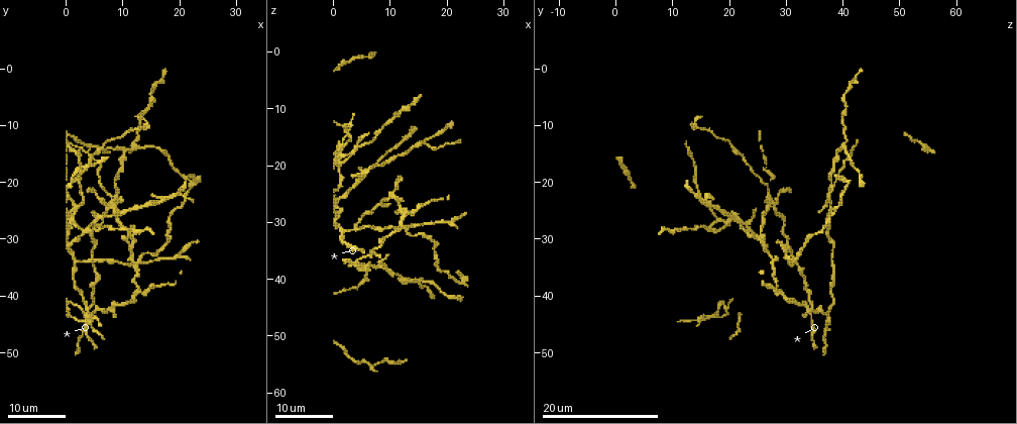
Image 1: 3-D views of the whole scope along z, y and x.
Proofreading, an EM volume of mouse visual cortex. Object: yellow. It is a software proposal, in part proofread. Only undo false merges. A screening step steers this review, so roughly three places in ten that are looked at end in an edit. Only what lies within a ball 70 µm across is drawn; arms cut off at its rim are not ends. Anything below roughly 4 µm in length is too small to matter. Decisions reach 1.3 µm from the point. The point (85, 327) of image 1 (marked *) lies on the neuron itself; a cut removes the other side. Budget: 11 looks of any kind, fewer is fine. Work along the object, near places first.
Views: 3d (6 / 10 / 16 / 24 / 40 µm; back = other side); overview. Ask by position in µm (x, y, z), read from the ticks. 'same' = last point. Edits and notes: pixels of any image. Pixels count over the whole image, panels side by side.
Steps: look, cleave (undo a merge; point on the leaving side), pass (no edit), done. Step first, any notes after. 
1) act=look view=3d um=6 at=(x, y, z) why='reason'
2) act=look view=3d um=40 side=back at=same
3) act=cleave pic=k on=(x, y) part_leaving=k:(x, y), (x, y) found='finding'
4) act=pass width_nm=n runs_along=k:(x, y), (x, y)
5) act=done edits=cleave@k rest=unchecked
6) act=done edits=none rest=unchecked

act=look view=3d um=16 at=(0.0, 42.0, 19.0)

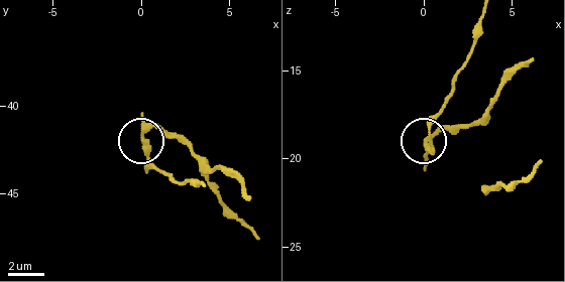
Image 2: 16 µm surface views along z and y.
act=look view=3d um=10 at=(0.3, 42.0, 19.4)

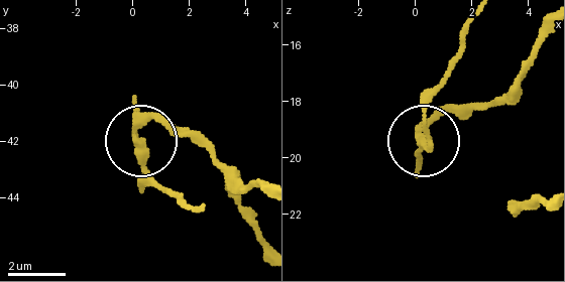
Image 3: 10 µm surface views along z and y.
act=pass width_nm=260 found='continuous, no second neuron'

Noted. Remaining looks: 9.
act=look view=3d um=24 at=(1.5, 33.5, 31.5) why='a fork'

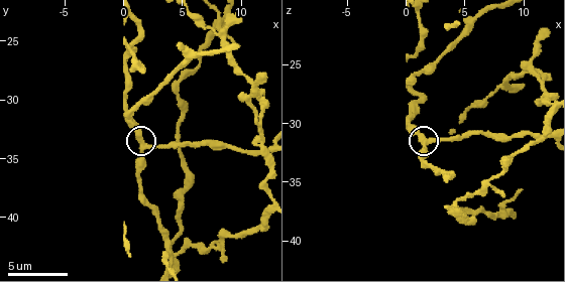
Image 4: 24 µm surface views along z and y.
act=look view=3d um=6 at=(1.8, 33.8, 31.4)

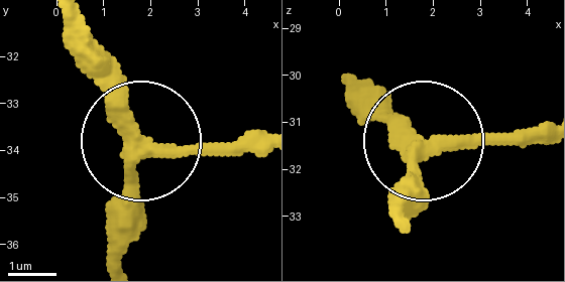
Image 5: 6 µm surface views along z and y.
act=pass runs_along=5:(122, 261), (122, 176), (134, 152), (263, 152) found='all the same neuron'

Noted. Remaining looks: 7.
act=look view=3d um=24 at=(16.0, 23.5, 16.0) why='two arms in line, one across'

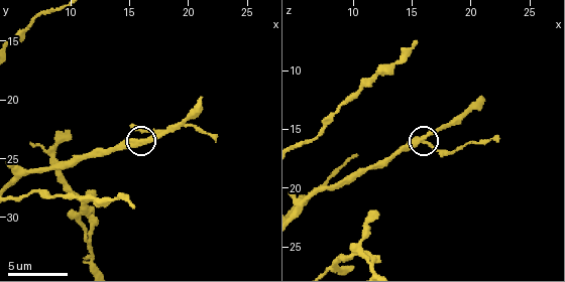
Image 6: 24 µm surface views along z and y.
act=look view=3d um=6 at=(15.8, 23.6, 15.8)

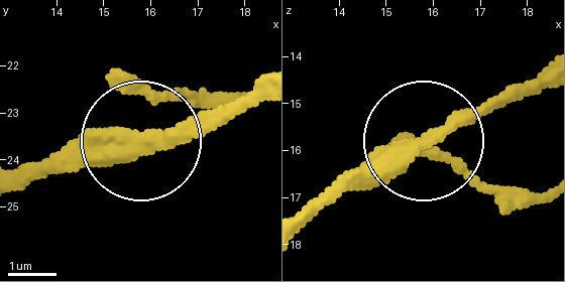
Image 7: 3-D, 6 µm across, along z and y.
act=pass found='all the same neuron'

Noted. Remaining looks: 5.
act=look view=3d um=24 at=(1.0, 27.5, 19.5) why='branch point'

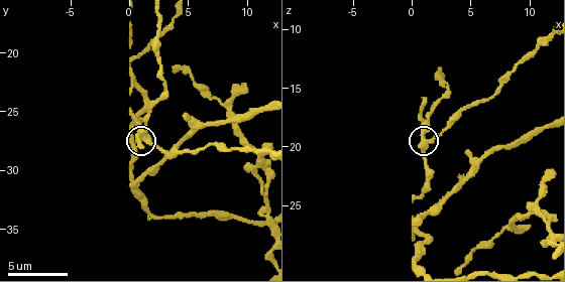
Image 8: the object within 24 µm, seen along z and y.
act=look view=3d um=10 at=(1.0, 27.2, 19.6)

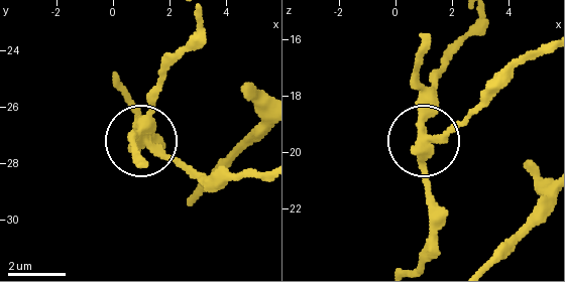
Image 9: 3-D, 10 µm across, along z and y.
act=pass arms=3 runs_along=9:(130, 110), (145, 139), (201, 179) found='one neuron here'

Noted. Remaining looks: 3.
act=look view=3d um=24 at=(13.5, 39.0, 28.0)

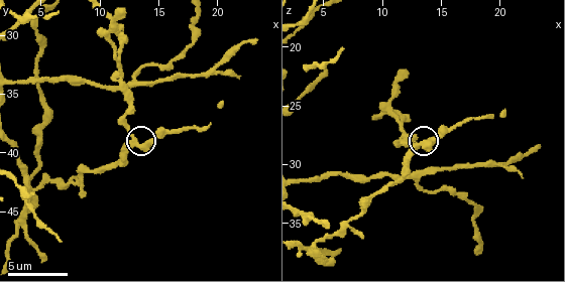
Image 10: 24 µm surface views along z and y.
act=look view=3d um=10 at=(13.0, 39.2, 28.4)

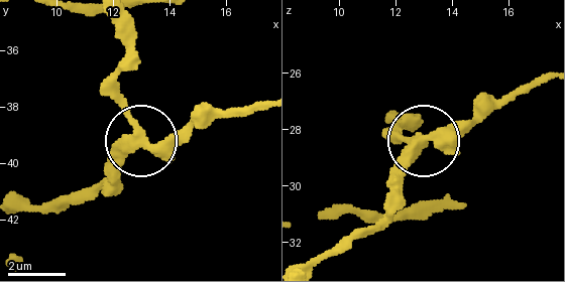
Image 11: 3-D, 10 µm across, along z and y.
act=pass side_arm_um=10 runs_along=11:(30, 207), (74, 202), (138, 142), (167, 147), (209, 125) found='all the same neuron'

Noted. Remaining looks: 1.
act=done edits=none rest=unchecked

